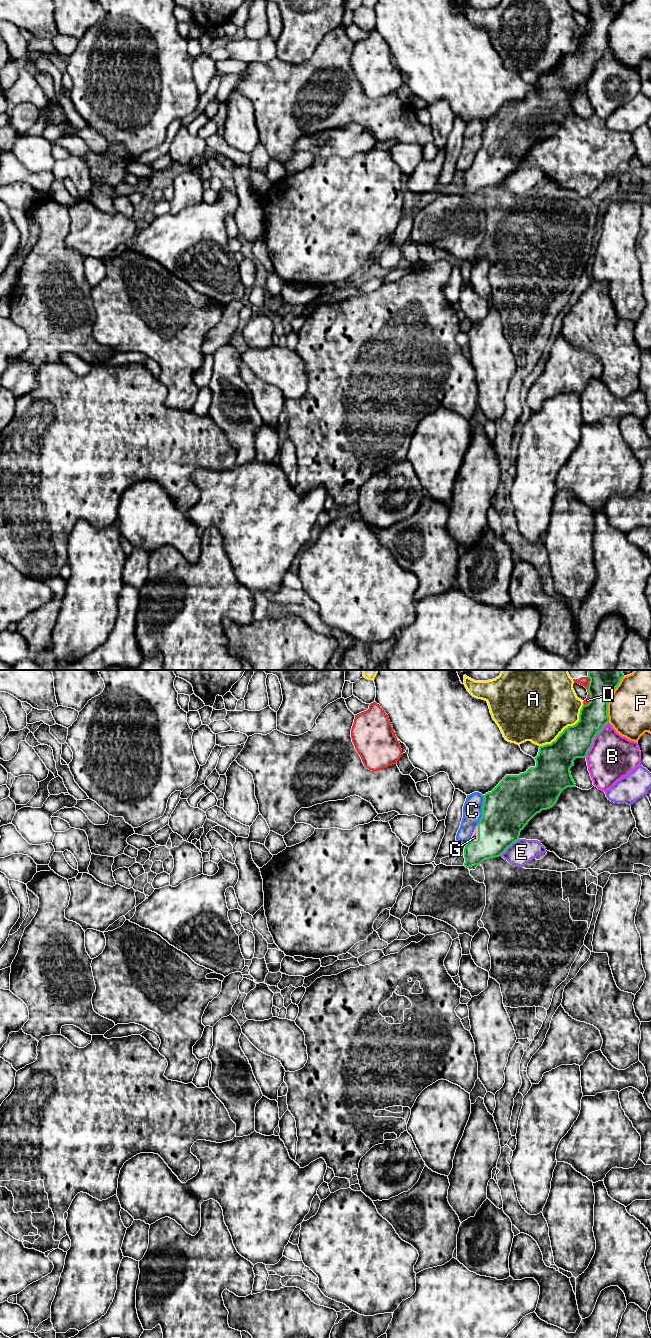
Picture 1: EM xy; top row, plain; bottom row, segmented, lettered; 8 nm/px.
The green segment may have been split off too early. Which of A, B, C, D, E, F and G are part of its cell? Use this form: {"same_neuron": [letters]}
{"same_neuron": ["G"]}

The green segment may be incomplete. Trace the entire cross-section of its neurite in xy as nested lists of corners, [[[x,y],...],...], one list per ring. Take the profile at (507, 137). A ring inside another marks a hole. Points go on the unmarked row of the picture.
[[[588,0],[590,30],[583,32],[579,49],[568,54],[551,72],[539,75],[534,86],[535,95],[519,103],[506,103],[491,119],[483,123],[482,145],[464,176],[464,194],[480,193],[484,188],[501,184],[519,168],[520,160],[542,138],[552,136],[567,115],[576,115],[570,96],[576,86],[586,86],[595,64],[609,51],[608,31],[614,18],[624,5],[623,0]]]

